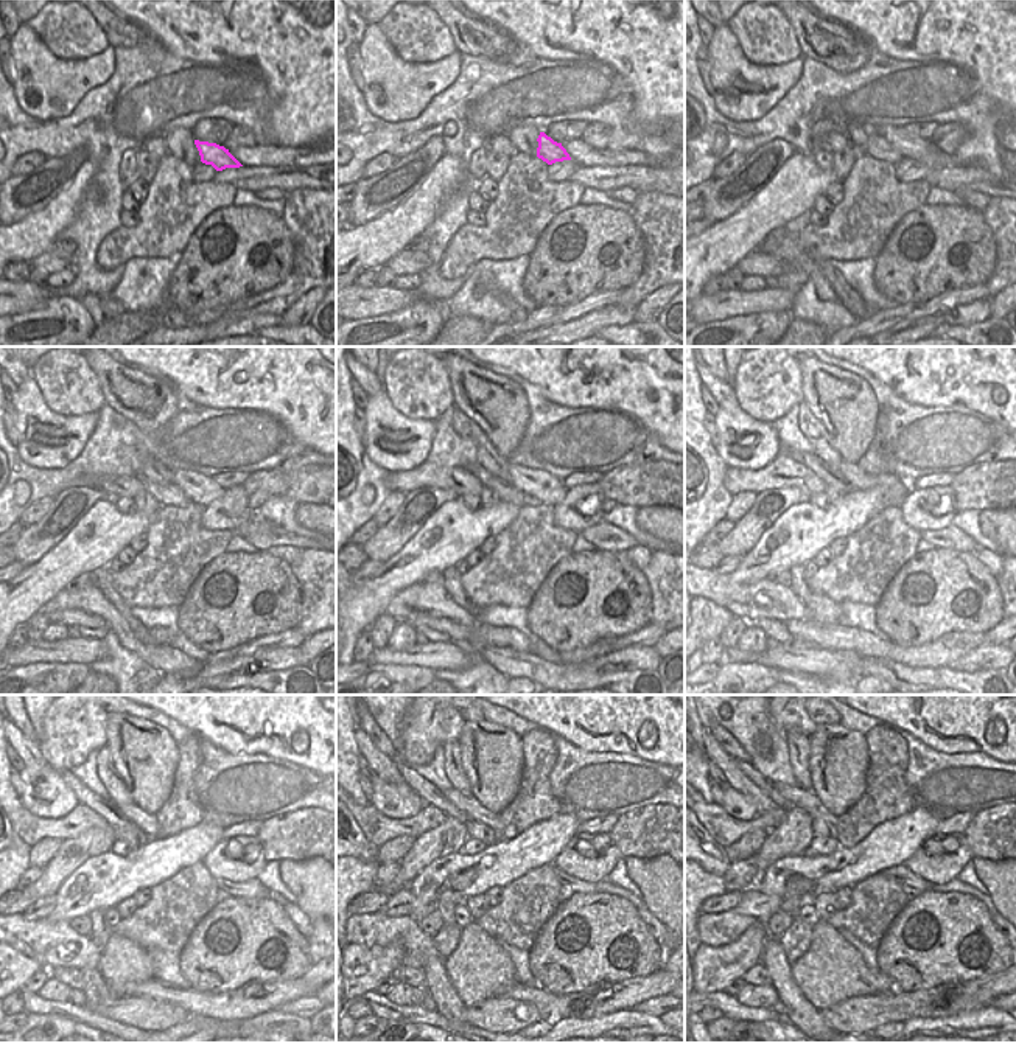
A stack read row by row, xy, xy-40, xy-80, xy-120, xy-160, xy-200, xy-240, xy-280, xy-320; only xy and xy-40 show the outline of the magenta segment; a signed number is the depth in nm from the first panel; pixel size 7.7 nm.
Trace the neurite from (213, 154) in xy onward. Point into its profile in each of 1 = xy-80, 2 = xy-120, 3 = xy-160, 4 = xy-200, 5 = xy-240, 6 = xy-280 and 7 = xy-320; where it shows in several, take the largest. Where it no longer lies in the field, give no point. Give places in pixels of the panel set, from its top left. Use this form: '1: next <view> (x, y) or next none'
1: next xy-80 (878, 148)
2: next xy-120 (165, 495)
3: next xy-160 (506, 491)
4: next xy-200 (808, 459)
5: next xy-240 (108, 809)
6: next xy-280 (431, 796)
7: next xy-320 (747, 768)

